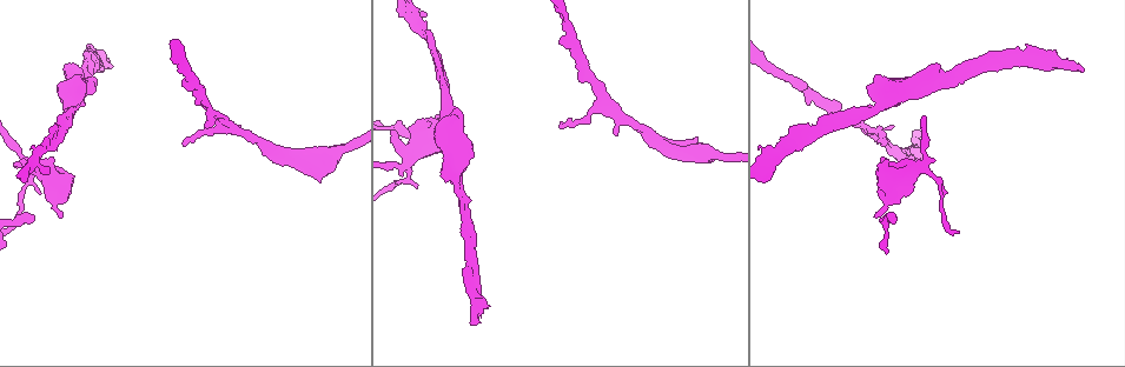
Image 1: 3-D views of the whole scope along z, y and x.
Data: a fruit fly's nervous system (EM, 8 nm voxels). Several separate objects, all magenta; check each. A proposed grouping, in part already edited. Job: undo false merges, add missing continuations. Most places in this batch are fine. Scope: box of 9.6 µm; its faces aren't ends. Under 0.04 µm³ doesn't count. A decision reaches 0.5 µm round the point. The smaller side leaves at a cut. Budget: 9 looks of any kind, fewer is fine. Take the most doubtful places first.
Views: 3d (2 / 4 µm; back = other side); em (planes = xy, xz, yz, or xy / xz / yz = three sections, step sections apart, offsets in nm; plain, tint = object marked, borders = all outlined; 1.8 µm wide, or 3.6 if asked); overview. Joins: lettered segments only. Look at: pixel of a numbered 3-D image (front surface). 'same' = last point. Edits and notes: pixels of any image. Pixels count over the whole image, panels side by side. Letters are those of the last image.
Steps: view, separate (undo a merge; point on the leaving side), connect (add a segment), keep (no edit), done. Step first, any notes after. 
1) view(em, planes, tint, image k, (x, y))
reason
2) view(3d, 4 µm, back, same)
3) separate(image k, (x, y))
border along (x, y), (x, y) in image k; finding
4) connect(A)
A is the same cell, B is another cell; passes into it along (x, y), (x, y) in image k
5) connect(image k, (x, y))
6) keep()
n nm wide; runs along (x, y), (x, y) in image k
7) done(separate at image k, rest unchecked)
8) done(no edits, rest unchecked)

view(3d, 2 µm, image 1, (1083, 72))
an open end

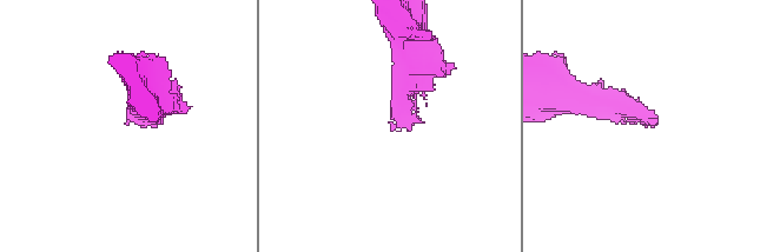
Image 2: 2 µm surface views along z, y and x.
view(em, planes, borders, image 2, (654, 118))
need the tissue

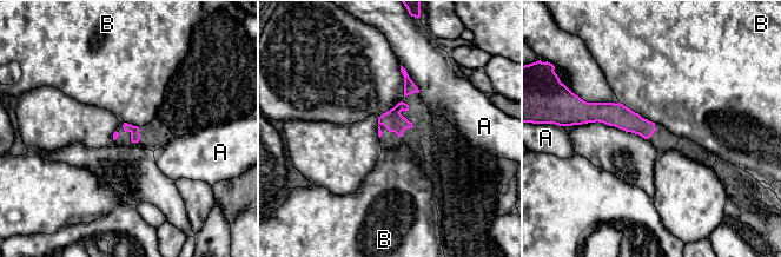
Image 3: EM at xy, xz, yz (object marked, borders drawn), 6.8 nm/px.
keep()
B touches over 280 nm; A and B are other cells; border along (620, 101), (655, 123) in image 3; no lettered segment goes on from it

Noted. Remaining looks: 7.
view(3d, 4 µm, image 1, (619, 132))
an open end

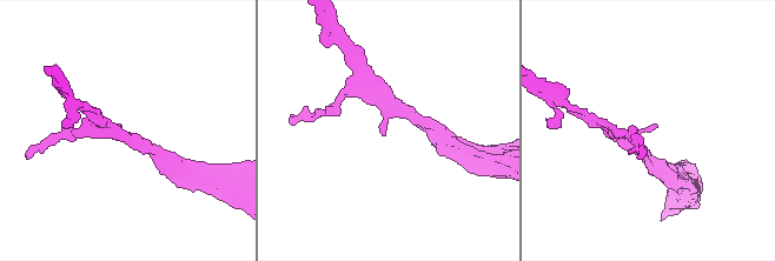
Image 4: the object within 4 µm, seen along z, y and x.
view(em, 3.6 µm, planes, borders, image 4, (655, 124))

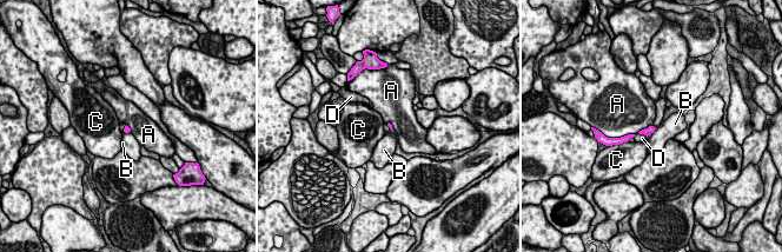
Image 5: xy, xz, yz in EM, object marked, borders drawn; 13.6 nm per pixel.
keep()
A, B, C and D are other cells; border along (634, 133), (614, 138) in image 5; none of them fits

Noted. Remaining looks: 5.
view(em, planes, borders, image 1, (39, 194))
free end

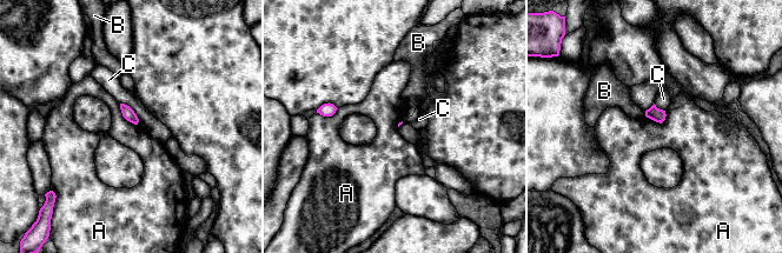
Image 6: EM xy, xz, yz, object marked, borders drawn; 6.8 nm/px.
keep()
A, B and C are other cells; border along (667, 114), (661, 122), (645, 115) in image 6; no lettered segment goes on from it

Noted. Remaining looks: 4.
view(em, planes, borders, image 1, (60, 218))
branch stops here

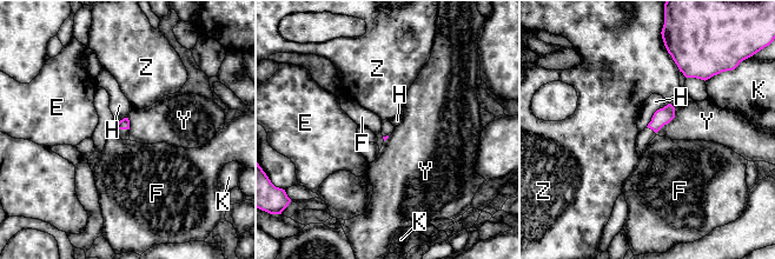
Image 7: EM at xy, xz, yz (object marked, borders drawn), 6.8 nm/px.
keep()
H touches over 220 nm; E, F, H, K, Y and Z are other cells; none of them fits

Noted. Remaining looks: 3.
done(no edits, rest unchecked)

